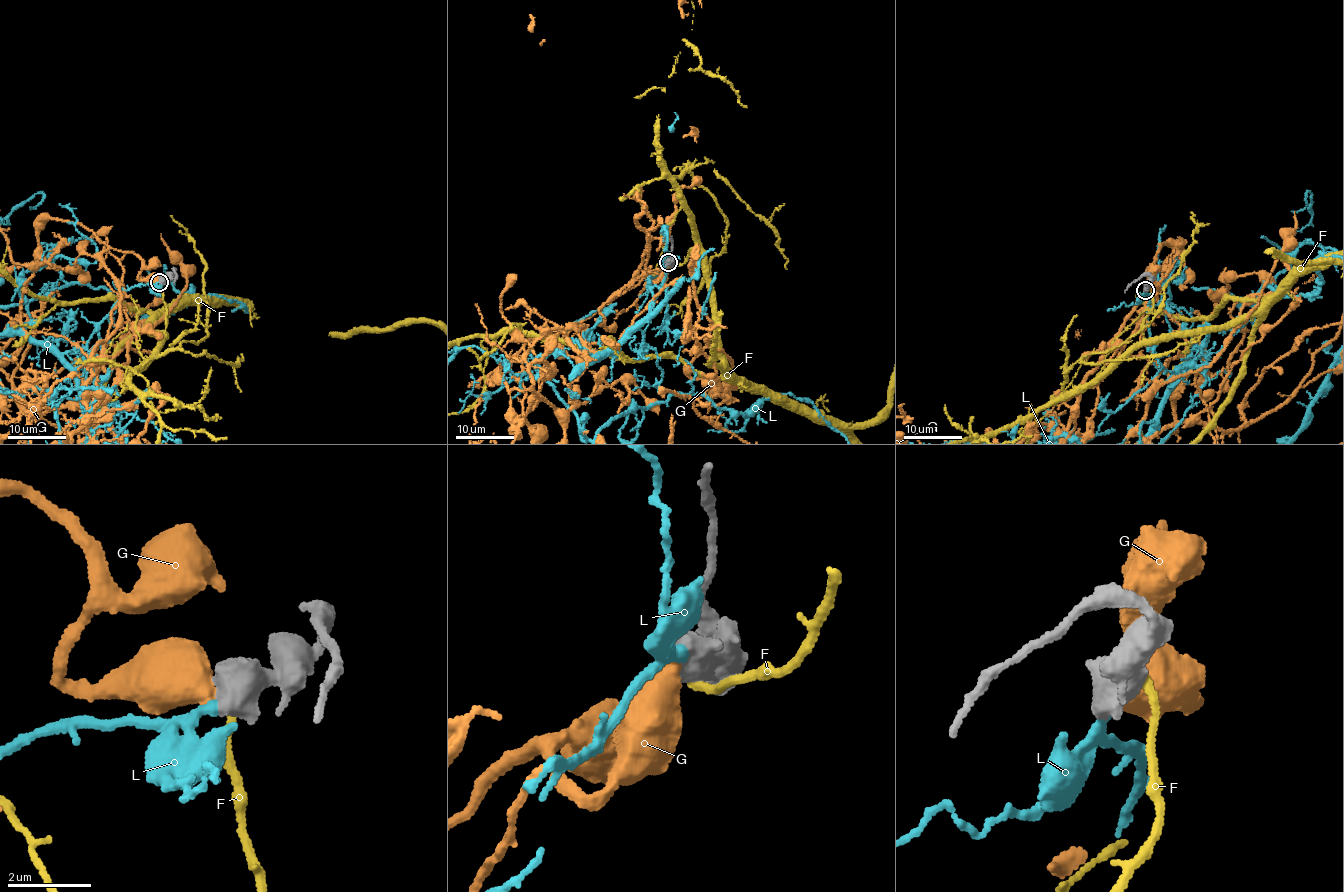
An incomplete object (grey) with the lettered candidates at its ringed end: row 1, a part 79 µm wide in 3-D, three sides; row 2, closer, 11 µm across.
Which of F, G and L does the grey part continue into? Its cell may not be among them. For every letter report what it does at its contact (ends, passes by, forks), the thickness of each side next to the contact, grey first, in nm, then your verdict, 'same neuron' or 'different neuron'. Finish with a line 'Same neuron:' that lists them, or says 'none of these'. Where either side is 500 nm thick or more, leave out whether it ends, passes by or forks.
F: it ends there; 440 nm thick on the grey side, 200 nm on the other; different neuron
G: 600 nm thick on the grey side, 700 nm on the other; different neuron
L: 700 nm thick on the grey side, 280 nm on the other; same neuron
Same neuron: L

